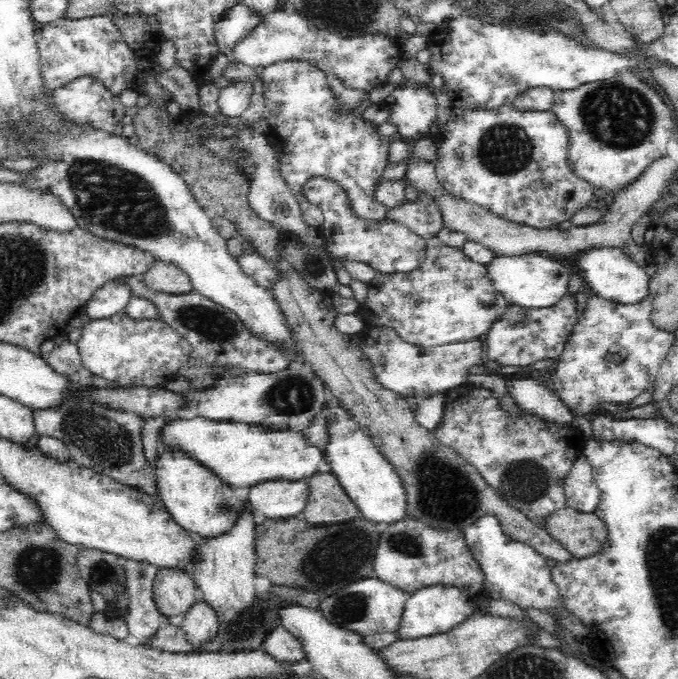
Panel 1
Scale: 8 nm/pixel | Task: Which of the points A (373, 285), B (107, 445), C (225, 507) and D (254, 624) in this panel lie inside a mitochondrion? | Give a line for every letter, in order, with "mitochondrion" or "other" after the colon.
A: other
B: mitochondrion
C: mitochondrion
D: mitochondrion

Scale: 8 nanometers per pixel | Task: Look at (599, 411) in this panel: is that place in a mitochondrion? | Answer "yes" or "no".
no

